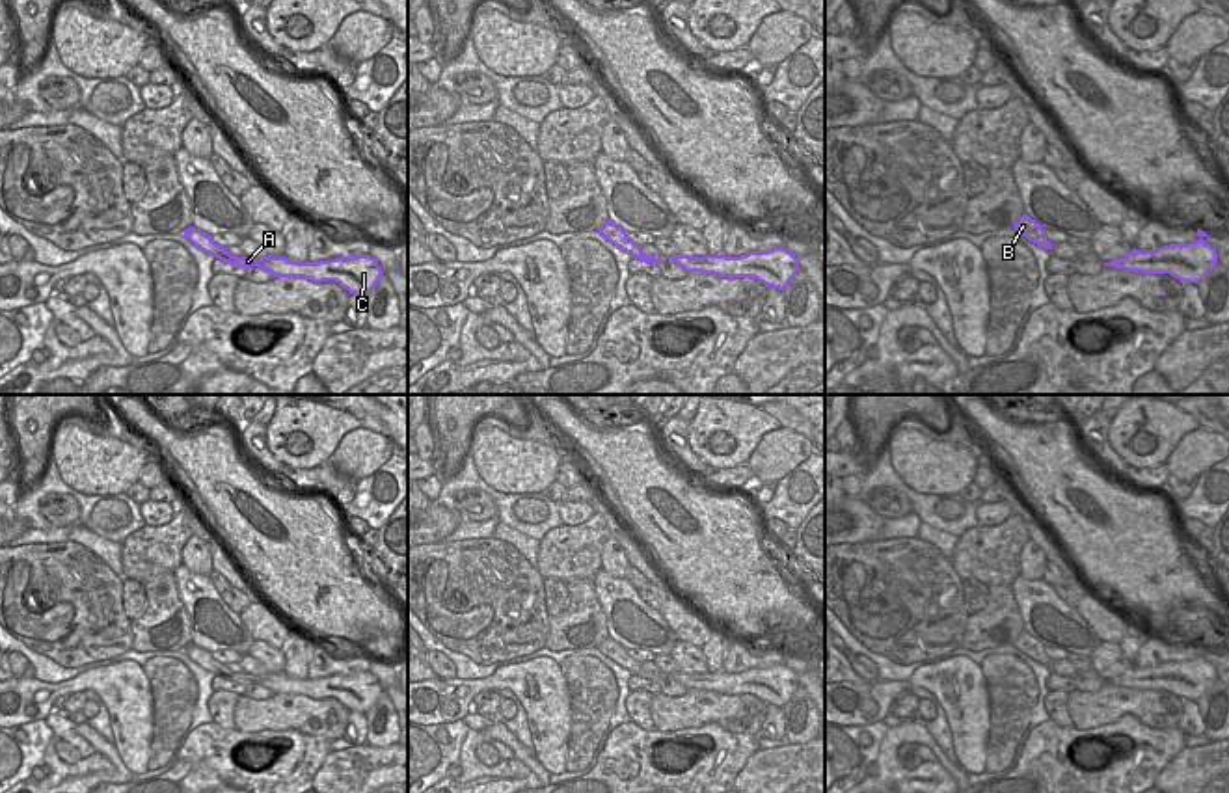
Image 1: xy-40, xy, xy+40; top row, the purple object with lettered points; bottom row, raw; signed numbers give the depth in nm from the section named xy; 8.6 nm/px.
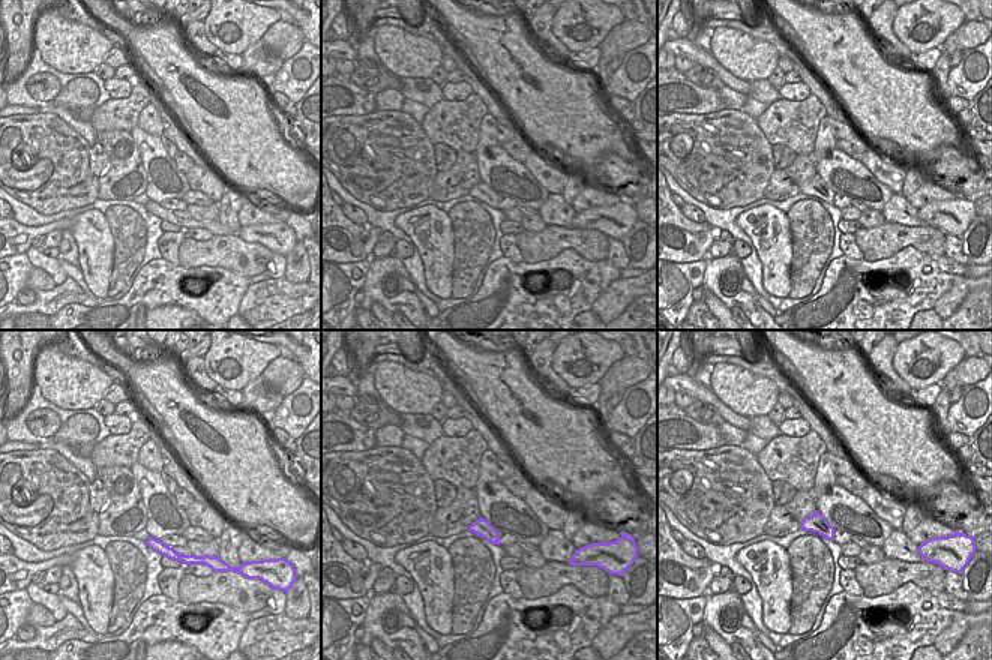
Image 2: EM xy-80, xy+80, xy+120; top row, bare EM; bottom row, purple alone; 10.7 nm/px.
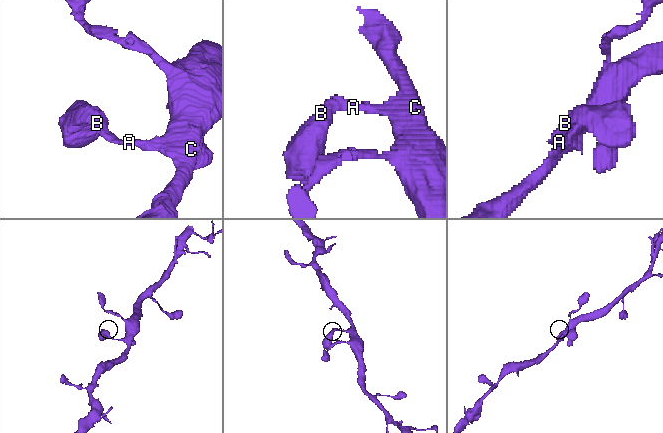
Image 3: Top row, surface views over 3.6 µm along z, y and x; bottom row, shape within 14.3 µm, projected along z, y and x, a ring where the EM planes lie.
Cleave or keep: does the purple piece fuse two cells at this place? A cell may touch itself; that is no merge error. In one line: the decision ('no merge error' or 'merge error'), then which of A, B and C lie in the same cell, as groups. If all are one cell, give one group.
no merge error; groups A B C

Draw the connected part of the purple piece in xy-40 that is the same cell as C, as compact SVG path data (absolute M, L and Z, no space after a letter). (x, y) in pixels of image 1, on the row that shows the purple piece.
M196 227L184 229L184 236L201 251L244 270L257 266L268 270L274 277L304 277L313 283L335 281L350 294L359 296L367 296L384 276L378 261L371 255L337 257L318 262L296 262L283 255L253 259L231 255L223 246L216 244L210 235Z

